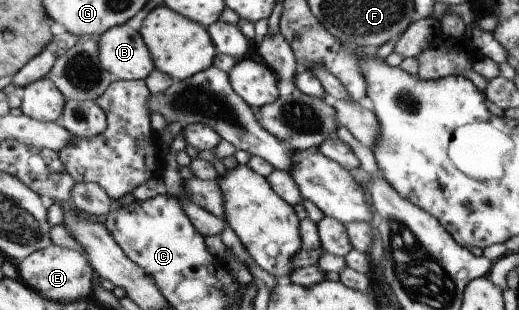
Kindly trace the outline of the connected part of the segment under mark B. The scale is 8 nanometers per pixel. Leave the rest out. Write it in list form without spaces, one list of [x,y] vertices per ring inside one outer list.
[[[129,25],[107,31],[101,35],[99,45],[102,67],[117,80],[146,81],[157,69],[141,32]]]

